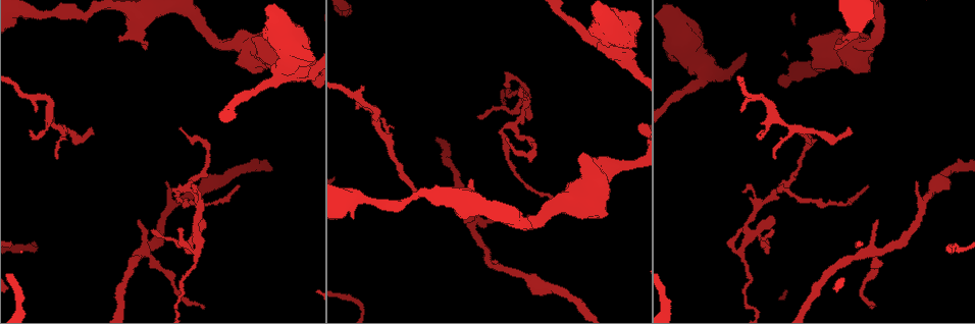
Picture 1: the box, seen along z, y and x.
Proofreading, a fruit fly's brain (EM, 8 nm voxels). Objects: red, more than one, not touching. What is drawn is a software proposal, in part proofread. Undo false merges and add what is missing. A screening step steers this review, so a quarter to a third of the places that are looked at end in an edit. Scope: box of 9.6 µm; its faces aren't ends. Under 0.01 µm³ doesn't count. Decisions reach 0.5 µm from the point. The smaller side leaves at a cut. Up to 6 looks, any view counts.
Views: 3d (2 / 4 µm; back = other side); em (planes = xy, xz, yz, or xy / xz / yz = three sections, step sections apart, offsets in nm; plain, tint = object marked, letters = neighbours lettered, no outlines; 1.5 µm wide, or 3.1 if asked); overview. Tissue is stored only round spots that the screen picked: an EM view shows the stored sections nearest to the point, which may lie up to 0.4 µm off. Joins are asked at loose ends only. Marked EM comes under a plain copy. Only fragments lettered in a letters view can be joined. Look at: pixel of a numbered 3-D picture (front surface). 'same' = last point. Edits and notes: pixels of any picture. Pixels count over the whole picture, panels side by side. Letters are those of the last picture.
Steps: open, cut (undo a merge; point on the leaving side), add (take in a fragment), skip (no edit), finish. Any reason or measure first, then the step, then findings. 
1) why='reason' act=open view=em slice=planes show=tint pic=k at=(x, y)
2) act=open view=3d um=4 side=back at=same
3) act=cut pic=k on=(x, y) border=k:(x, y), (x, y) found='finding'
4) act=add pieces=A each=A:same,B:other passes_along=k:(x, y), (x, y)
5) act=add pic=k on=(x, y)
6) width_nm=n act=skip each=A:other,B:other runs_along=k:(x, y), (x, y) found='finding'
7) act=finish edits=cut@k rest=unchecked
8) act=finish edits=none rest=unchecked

why='thin end' act=open view=em slice=planes show=letters pic=1 at=(56, 159)

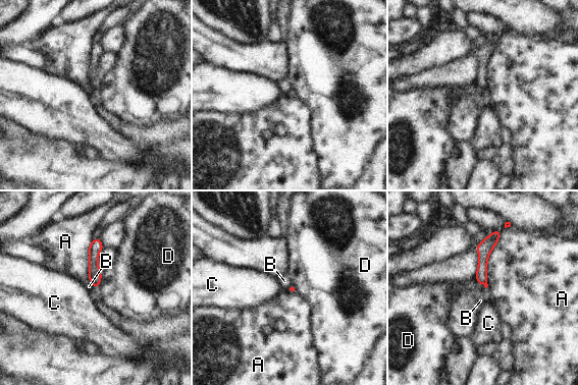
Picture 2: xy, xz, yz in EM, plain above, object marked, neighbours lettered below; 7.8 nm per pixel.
act=skip each=A:other,B:other,C:other,D:other border=2:(477, 280), (485, 287) found='no lettered fragment goes on from it'

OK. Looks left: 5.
why='free end' act=open view=em slice=planes show=tint pic=1 at=(916, 181)

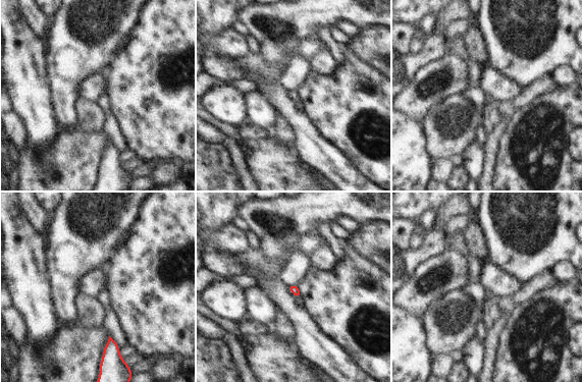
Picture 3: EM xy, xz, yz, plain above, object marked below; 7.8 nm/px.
act=open view=em slice=planes show=letters at=same

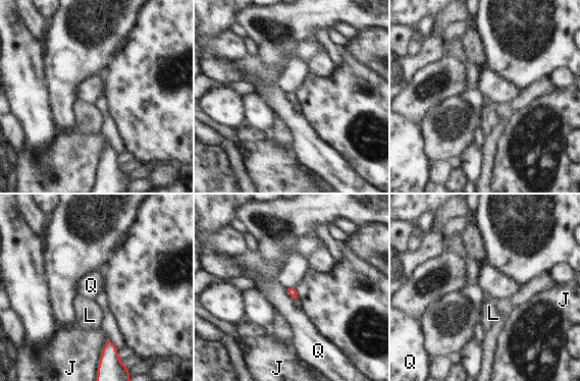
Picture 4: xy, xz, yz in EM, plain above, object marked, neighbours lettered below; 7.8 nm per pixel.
act=skip each=J:other,L:other,Q:other border=4:(287, 288), (287, 291), (294, 297) found='none of them fits'

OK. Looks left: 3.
why='sharp bend' act=open view=3d um=4 pic=1 at=(534, 154)

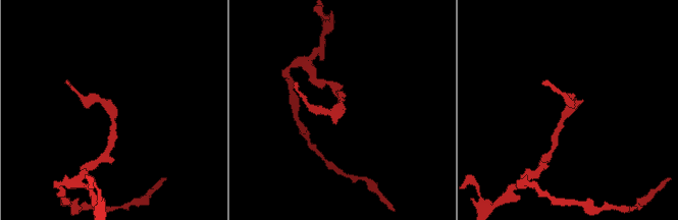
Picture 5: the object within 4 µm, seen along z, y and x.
act=open view=em slice=planes show=letters pic=5 at=(111, 105)

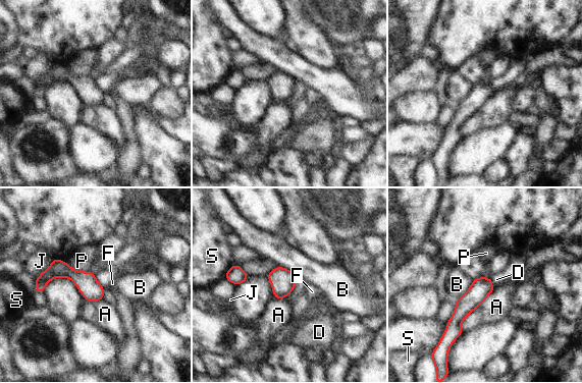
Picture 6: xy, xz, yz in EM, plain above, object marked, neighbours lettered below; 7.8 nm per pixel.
act=skip each=A:other,B:other,D:other,F:other,J:other,P:other,S:other found='all the same neuron'

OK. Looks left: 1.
act=finish edits=none rest=unchecked

